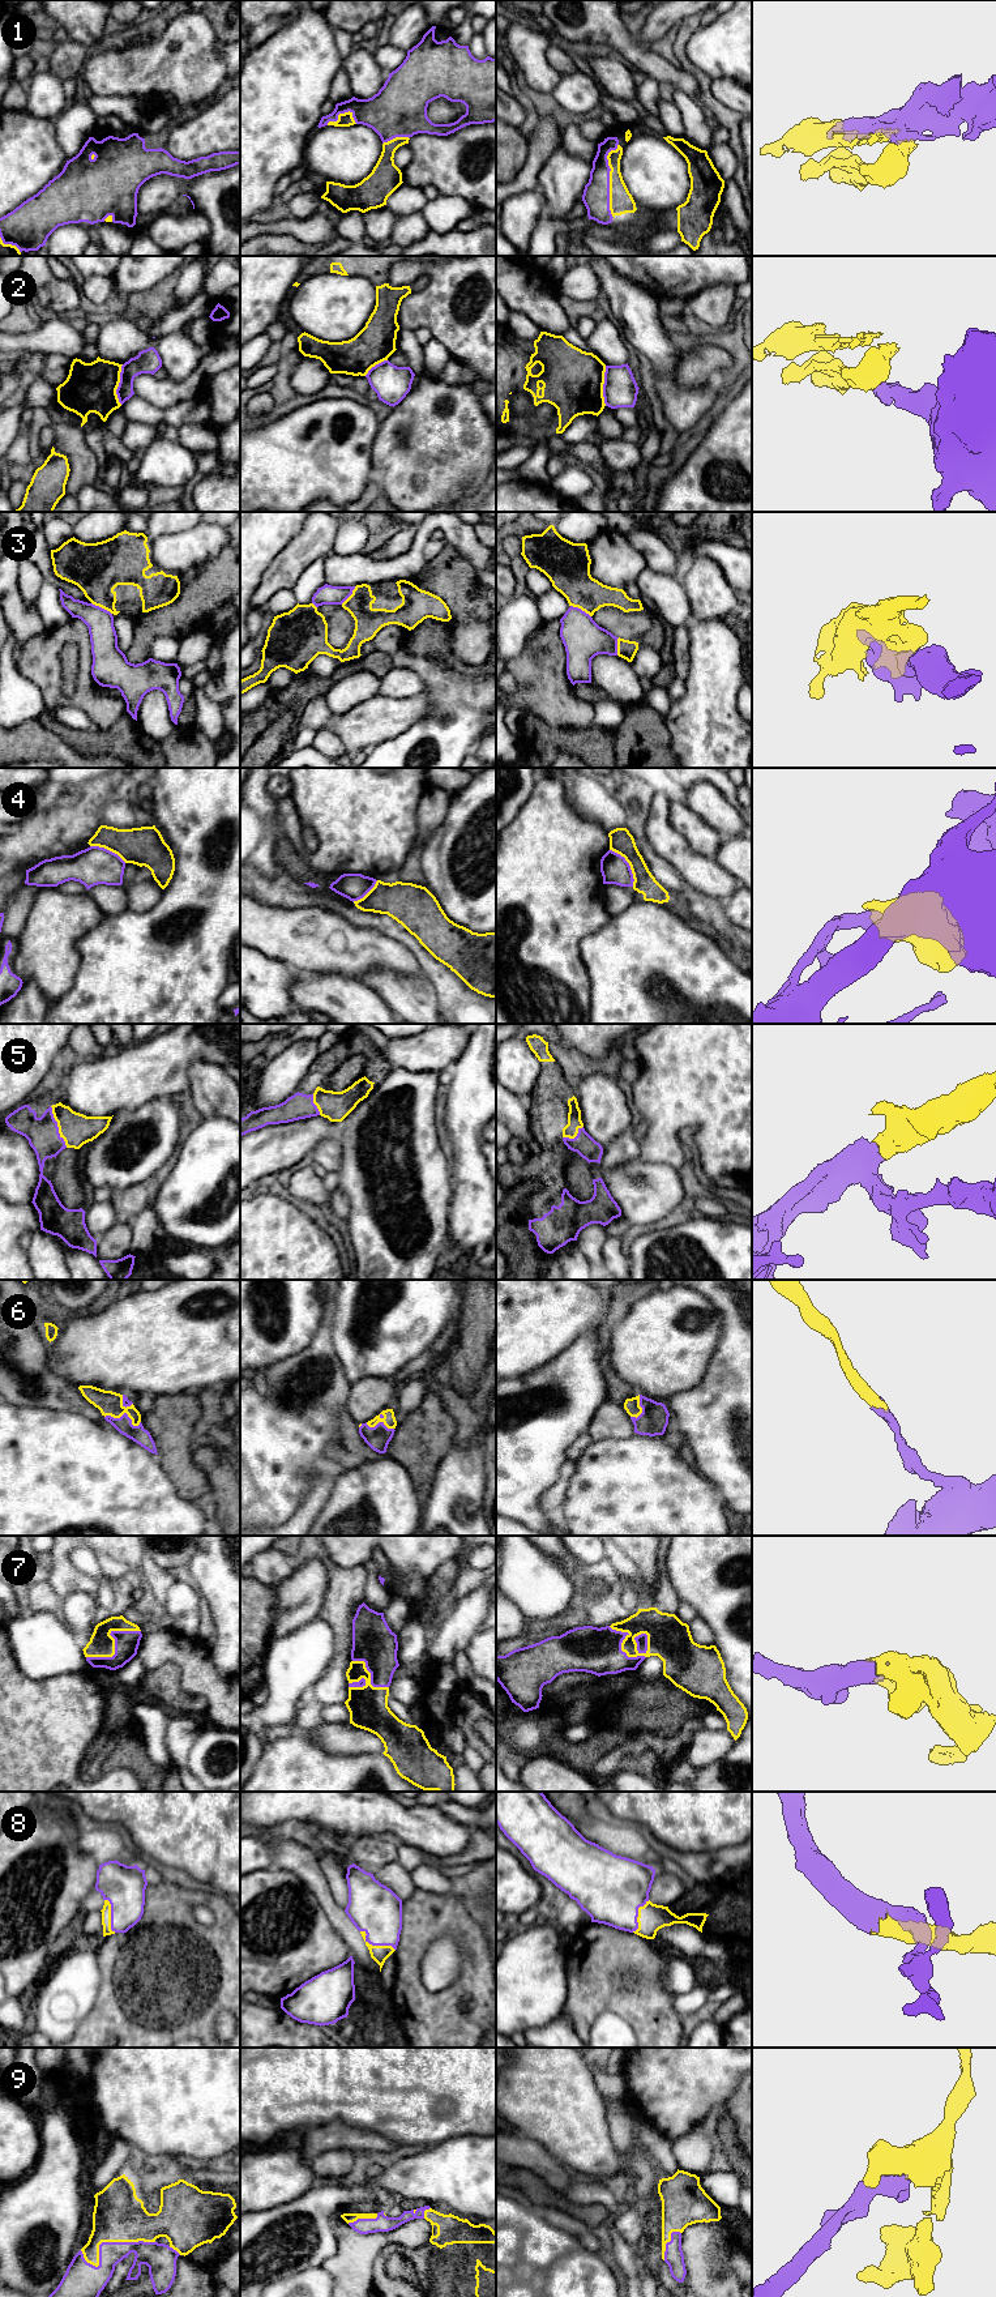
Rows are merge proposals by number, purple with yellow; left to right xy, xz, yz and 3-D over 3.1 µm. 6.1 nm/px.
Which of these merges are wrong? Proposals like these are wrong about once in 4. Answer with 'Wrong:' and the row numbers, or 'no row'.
Wrong: 2, 3, 4

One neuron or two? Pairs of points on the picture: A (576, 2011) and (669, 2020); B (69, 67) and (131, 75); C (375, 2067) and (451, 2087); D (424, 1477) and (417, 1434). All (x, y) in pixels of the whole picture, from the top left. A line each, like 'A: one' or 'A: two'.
A: one
B: two
C: one
D: one

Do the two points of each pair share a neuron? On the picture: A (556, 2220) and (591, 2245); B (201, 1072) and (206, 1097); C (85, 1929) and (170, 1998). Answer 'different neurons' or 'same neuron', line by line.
A: same neuron
B: same neuron
C: different neurons

